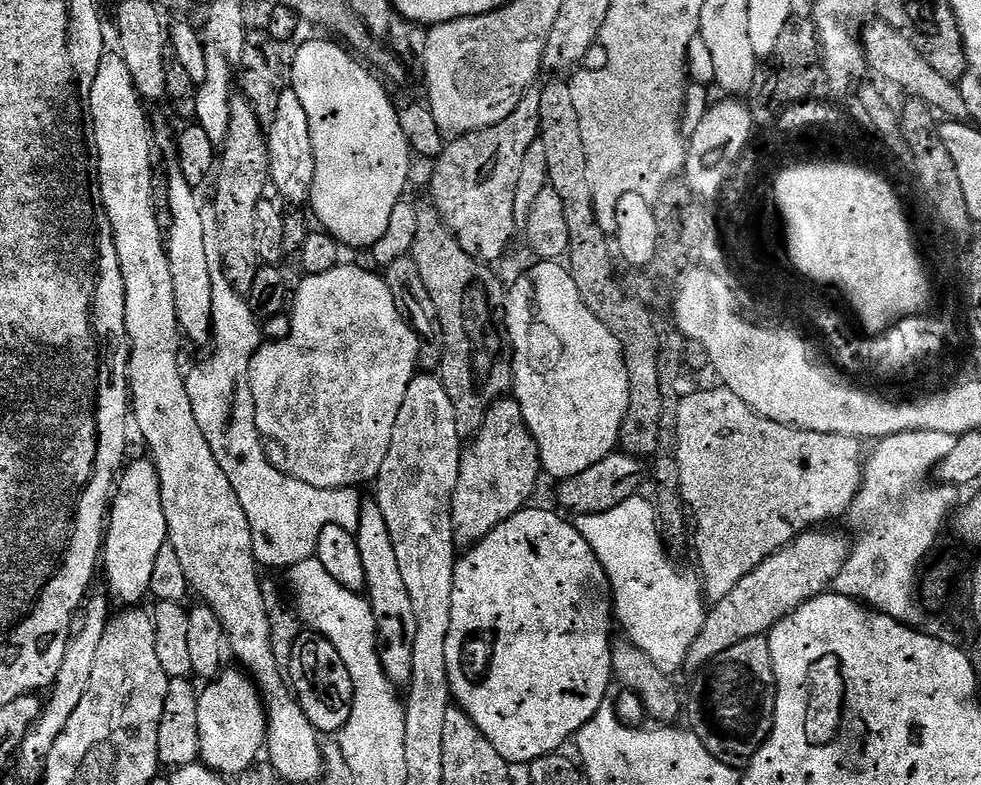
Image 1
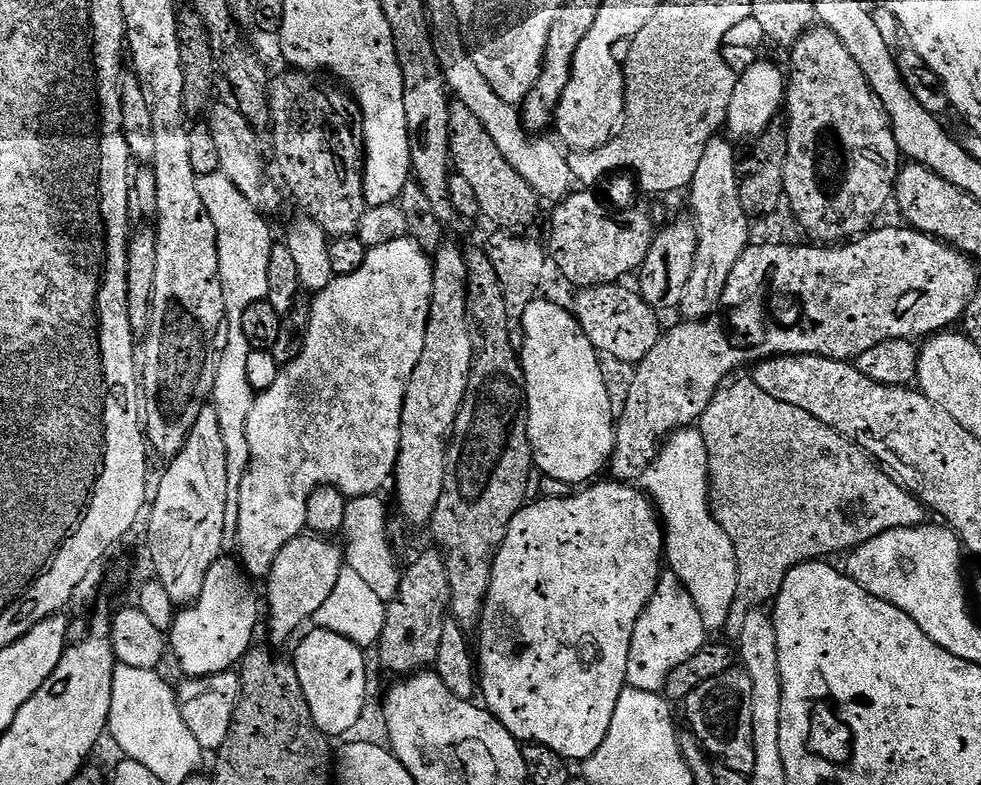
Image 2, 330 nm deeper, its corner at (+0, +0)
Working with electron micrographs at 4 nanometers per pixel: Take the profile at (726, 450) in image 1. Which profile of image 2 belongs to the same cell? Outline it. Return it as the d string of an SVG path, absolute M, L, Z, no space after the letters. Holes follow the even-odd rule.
M751 382L731 384L721 387L720 391L716 393L716 397L710 402L710 406L706 406L706 410L700 415L698 427L706 442L706 454L708 455L708 503L712 506L712 516L718 522L718 526L722 526L722 530L726 530L726 534L732 537L736 565L740 571L738 594L734 598L730 618L722 630L723 635L728 635L727 639L734 642L742 634L742 626L746 623L746 616L764 606L767 600L768 603L775 601L777 594L782 590L784 575L790 570L794 570L794 566L805 562L823 561L827 557L824 555L827 554L828 548L832 552L847 553L854 544L852 536L858 535L859 532L862 534L861 537L867 538L889 532L891 528L919 528L925 523L926 509L923 504L917 501L915 496L909 493L907 488L897 483L887 471L879 470L880 472L876 472L876 468L878 469L877 461L873 460L867 452L855 447L851 440L845 440L842 434L829 430L825 424L820 424L818 418L804 415L800 408L788 408L786 402L772 400L770 394L758 392L755 384ZM859 504L860 528L852 521L852 516L848 513L851 508L856 508Z

